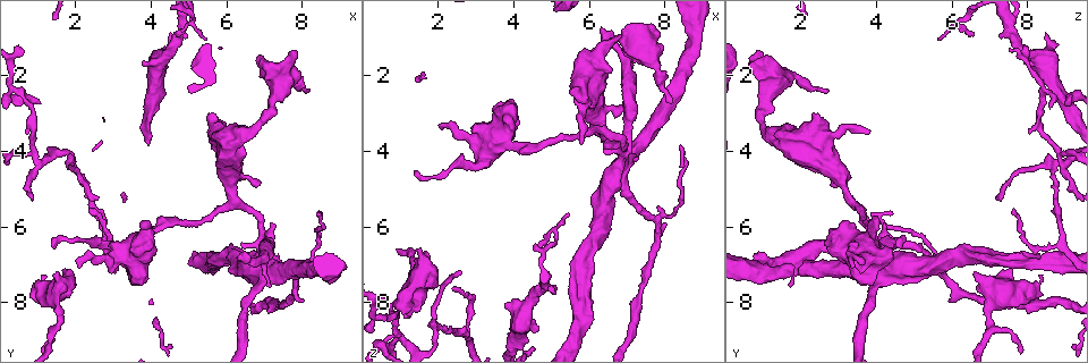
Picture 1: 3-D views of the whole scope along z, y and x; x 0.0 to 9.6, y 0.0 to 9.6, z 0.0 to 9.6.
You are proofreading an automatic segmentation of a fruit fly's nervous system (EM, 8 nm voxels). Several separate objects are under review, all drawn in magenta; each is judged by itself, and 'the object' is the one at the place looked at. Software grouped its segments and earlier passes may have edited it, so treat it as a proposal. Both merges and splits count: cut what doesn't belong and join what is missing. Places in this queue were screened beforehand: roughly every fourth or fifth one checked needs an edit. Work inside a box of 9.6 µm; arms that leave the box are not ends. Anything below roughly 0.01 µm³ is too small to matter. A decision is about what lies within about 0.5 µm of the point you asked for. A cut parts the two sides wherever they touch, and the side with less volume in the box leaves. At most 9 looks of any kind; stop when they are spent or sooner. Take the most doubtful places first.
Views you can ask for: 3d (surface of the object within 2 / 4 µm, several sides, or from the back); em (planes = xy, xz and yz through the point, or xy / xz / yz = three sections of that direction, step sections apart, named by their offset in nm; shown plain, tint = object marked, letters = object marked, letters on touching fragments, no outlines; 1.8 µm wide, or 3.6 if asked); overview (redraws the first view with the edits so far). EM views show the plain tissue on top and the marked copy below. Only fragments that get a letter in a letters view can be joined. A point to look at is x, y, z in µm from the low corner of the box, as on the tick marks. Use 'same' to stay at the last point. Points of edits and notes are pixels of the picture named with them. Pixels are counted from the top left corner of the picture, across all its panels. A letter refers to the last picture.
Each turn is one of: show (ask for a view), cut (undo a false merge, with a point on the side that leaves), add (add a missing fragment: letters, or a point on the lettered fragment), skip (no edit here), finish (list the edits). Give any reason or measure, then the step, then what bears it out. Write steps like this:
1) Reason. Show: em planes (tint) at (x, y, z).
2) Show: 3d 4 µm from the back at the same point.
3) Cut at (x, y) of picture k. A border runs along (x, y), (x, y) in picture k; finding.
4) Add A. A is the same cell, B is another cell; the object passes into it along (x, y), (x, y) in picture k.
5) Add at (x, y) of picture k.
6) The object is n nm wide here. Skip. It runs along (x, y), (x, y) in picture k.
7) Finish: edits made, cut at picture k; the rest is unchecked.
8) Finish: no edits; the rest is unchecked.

Three arms meet. Show: em planes (letters) at (1.95, 4.40, 8.65).

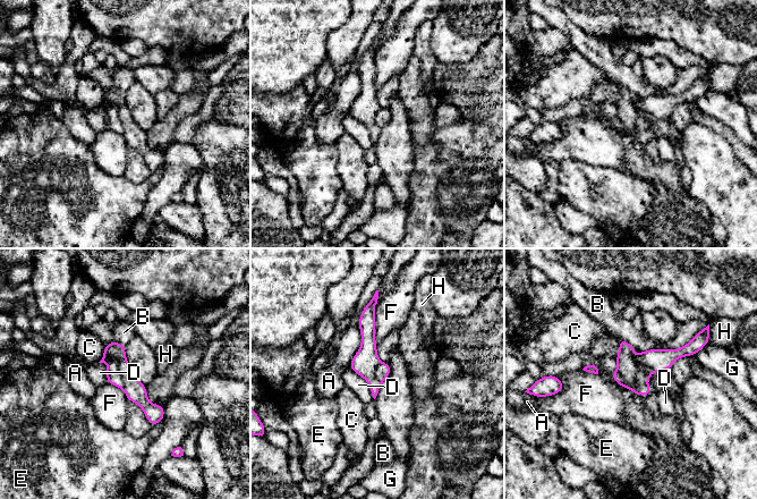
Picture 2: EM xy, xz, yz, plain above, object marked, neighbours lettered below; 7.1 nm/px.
The longest contact is with F, 320 nm. Cut at (648, 362) of picture 2. A, B, C, D, E, F, G and H are other cells; a second neuron is stuck on.

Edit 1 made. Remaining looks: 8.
Thick turns thin. Show: em 3.6 µm planes (letters) at (2.70, 6.80, 3.60).

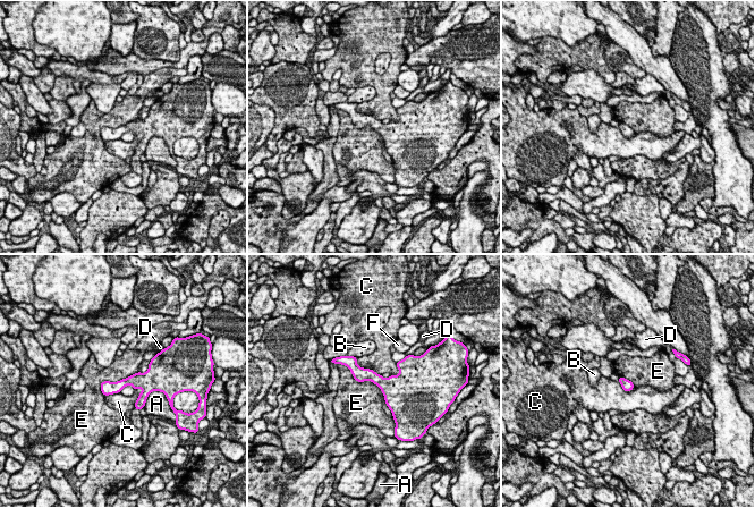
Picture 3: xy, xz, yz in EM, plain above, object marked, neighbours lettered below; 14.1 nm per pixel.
Skip. A, B, C, D, E and F are other cells; it runs along (153, 380), (128, 380), (103, 388) in picture 3; all the same neuron.

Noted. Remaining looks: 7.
Finish: edits made, cut at picture 2; the rest is unchecked.

